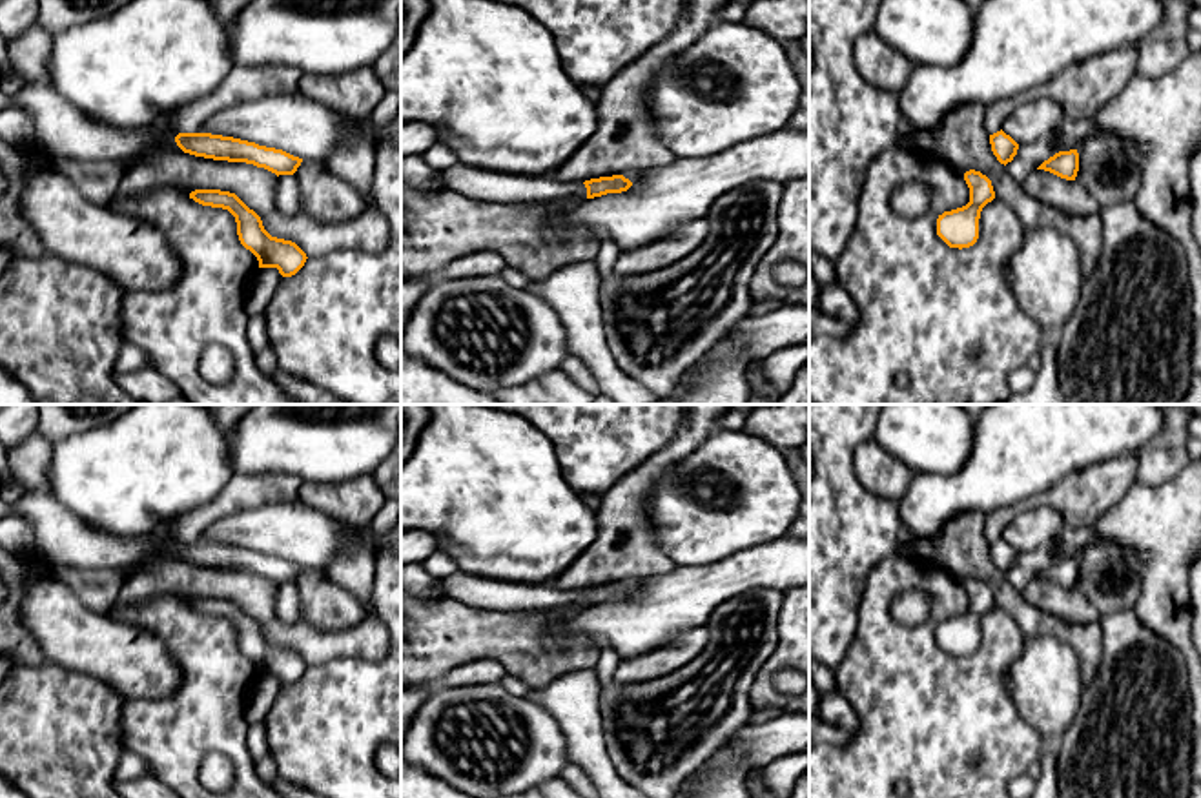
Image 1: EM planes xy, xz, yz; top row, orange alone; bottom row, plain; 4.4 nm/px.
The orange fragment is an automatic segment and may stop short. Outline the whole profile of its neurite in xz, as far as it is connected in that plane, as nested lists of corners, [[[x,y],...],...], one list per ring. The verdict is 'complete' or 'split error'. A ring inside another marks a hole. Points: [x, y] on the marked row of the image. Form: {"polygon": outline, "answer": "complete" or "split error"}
{"polygon": [[[456,164],[441,171],[447,189],[454,189],[476,200],[490,202],[561,202],[563,208],[574,208],[580,202],[607,193],[627,191],[632,182],[623,175],[600,177],[585,182],[559,182],[554,177],[525,177],[488,171]]], "answer": "split error"}

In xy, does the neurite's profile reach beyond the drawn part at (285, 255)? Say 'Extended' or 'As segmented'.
As segmented

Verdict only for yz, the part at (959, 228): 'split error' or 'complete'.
complete

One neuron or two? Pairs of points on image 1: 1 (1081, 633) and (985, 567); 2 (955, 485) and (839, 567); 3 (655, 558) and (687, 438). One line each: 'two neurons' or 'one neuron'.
1: one neuron
2: two neurons
3: one neuron

